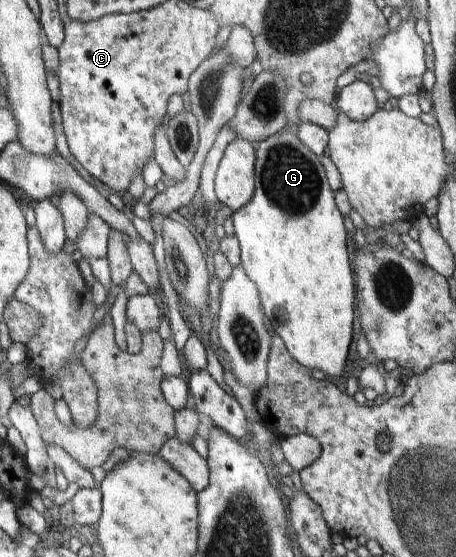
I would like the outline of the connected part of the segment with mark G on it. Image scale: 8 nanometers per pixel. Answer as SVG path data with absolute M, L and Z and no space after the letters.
M292 128L286 131L276 133L267 137L259 143L256 150L255 175L254 175L254 195L247 205L239 208L233 213L231 219L234 225L234 234L239 241L240 247L240 264L247 277L255 282L261 307L267 319L271 322L273 331L283 340L285 347L288 349L291 357L307 367L307 369L318 373L325 373L327 377L341 377L347 357L349 357L349 345L353 341L353 321L355 321L355 295L356 285L353 282L353 271L351 261L349 261L349 251L347 251L347 232L343 225L343 215L335 205L334 192L328 184L326 171L321 163L321 156L315 155L309 151L299 139Z

